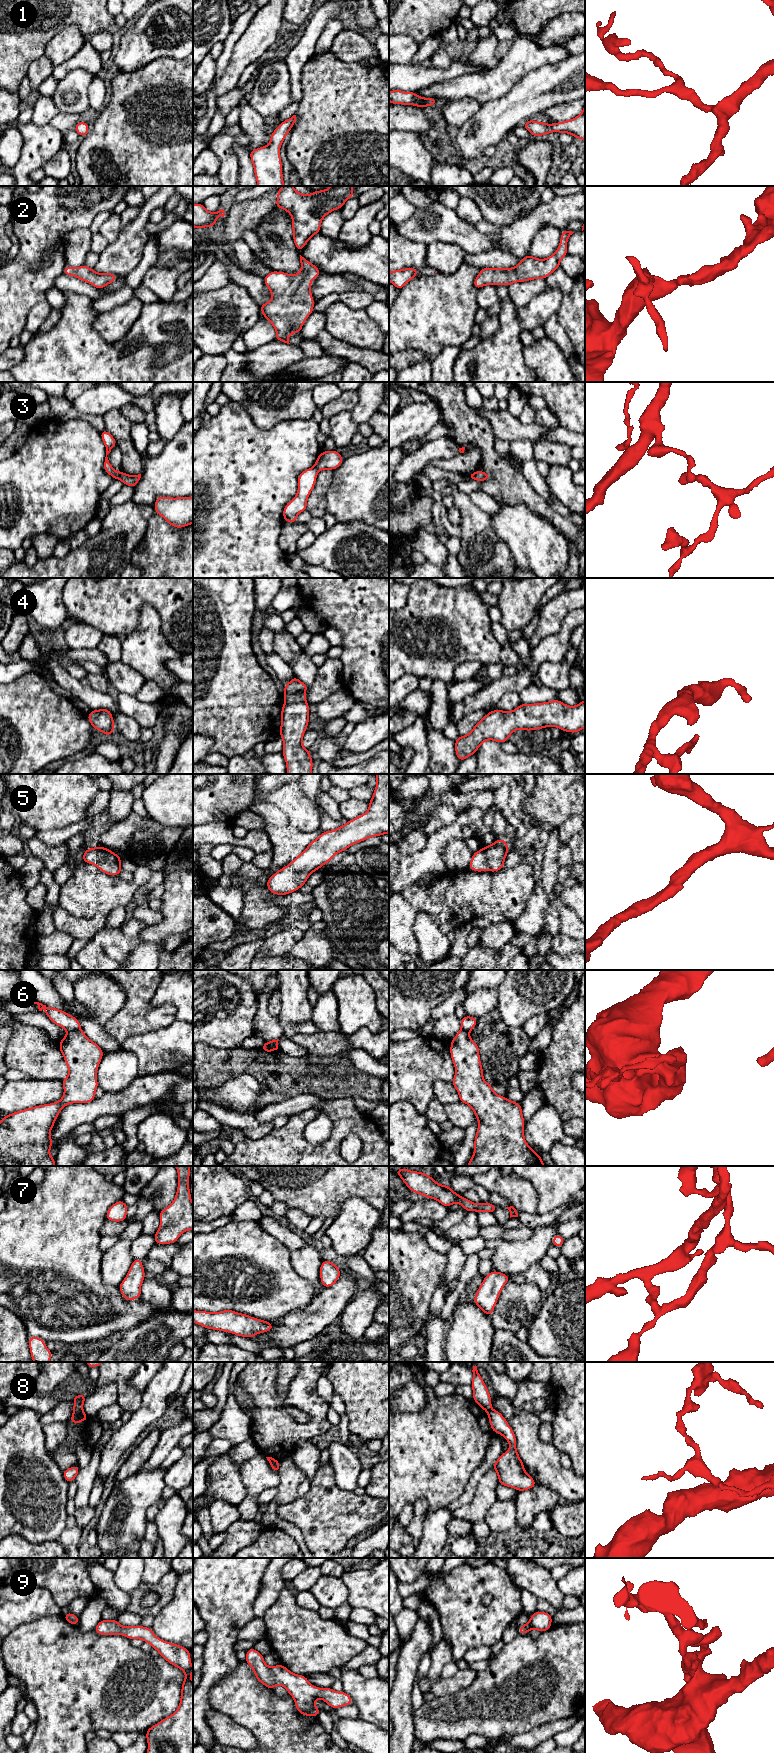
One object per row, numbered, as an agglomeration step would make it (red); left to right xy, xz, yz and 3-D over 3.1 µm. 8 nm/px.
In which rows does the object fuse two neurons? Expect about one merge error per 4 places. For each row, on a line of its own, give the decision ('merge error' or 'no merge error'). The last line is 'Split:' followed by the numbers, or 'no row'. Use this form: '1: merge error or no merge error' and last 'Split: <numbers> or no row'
1: no merge error
2: no merge error
3: merge error
4: no merge error
5: no merge error
6: merge error
7: no merge error
8: merge error
9: no merge error
Split: 3, 6, 8

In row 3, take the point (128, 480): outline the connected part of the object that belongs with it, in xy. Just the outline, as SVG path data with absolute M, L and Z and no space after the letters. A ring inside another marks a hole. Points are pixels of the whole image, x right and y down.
M120 472L120 480L123 482L124 485L131 486L133 488L136 487L139 480L141 478L141 474L130 476L125 472Z

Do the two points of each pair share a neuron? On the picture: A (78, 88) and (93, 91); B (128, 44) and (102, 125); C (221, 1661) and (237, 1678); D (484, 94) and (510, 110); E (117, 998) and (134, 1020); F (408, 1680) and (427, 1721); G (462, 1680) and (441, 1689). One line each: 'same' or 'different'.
A: different
B: different
C: different
D: different
E: different
F: different
G: same

